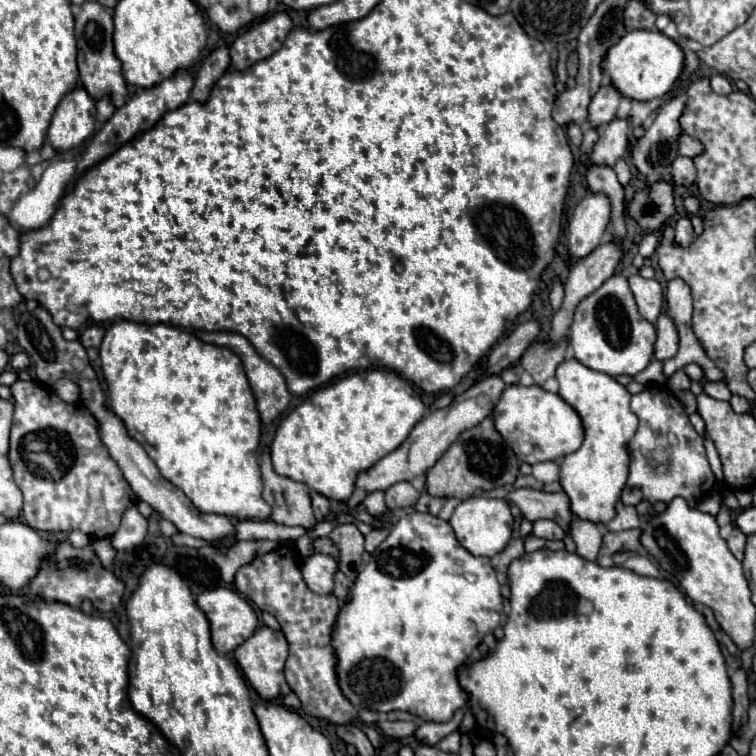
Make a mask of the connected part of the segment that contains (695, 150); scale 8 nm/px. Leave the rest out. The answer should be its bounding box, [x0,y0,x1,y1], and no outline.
[680,135,704,157]

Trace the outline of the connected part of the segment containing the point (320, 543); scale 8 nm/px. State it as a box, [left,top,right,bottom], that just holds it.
[314,537,338,559]

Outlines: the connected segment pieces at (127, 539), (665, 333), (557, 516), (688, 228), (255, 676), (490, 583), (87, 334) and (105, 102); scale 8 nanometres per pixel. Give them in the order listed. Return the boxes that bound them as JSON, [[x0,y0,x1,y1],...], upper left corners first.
[[110,505,148,551],[654,313,678,361],[508,489,572,535],[674,217,694,247],[234,627,292,701],[334,511,504,723],[80,325,104,349],[96,97,114,121]]

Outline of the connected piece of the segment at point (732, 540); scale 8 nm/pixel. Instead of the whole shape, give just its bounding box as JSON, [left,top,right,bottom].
[728,527,746,561]

